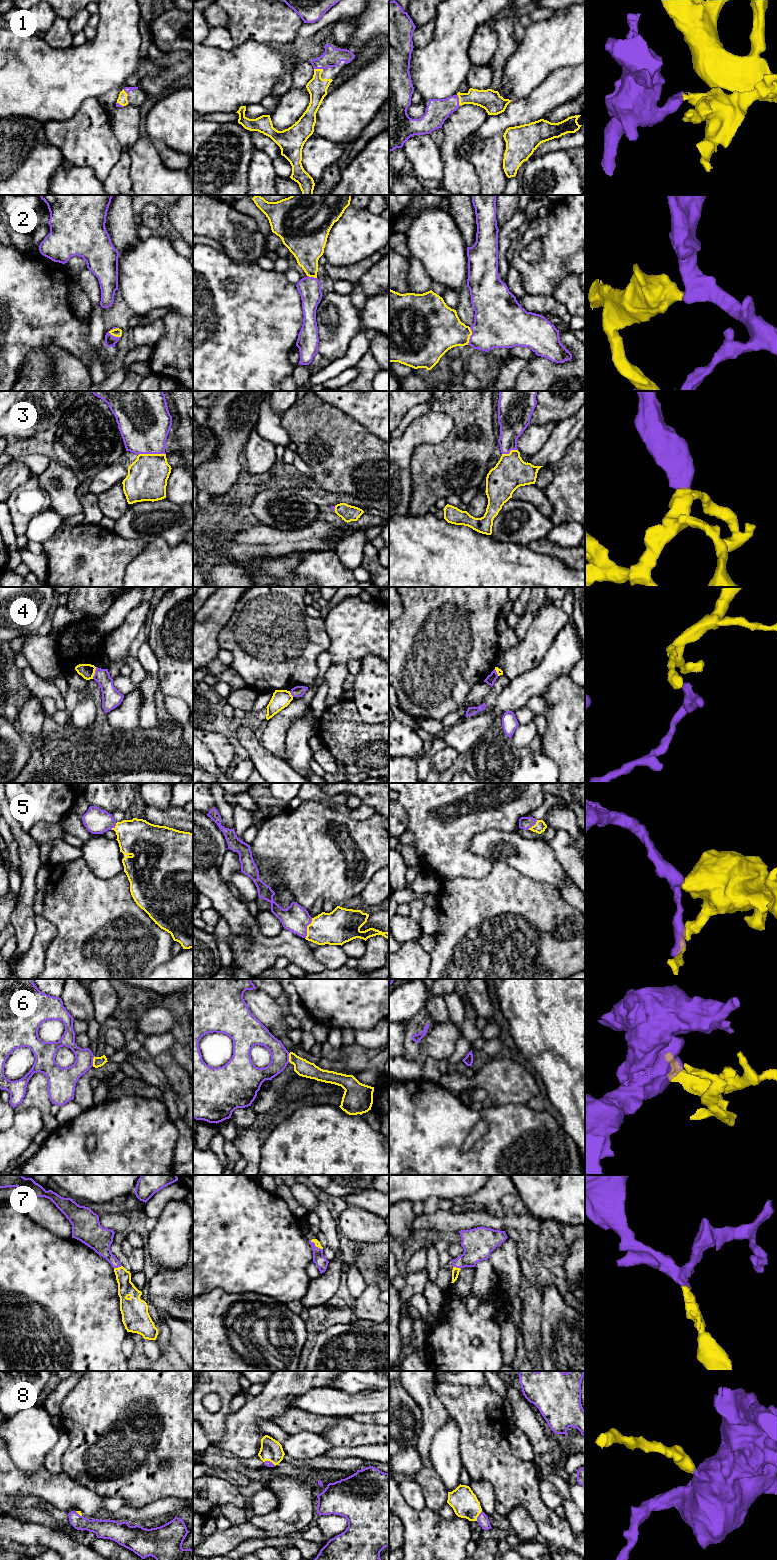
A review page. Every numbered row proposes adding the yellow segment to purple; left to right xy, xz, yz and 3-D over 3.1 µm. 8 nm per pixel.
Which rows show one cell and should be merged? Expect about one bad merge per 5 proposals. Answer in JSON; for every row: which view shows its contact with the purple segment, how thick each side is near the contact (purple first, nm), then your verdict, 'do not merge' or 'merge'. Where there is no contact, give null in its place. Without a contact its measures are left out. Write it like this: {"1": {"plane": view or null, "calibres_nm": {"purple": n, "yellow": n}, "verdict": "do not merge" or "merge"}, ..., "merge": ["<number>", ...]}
{"1": {"plane": "yz", "calibres_nm": {"purple": 190, "yellow": 160}, "verdict": "merge"}, "2": {"plane": "yz", "calibres_nm": {"purple": 400, "yellow": 360}, "verdict": "merge"}, "3": {"plane": "xy", "calibres_nm": {"purple": 420, "yellow": 320}, "verdict": "merge"}, "4": {"plane": "xy", "calibres_nm": {"purple": 160, "yellow": 120}, "verdict": "do not merge"}, "5": {"plane": "xz", "calibres_nm": {"purple": 220, "yellow": 280}, "verdict": "merge"}, "6": {"plane": "xy", "calibres_nm": {"purple": 180, "yellow": 80}, "verdict": "do not merge"}, "7": {"plane": "xy", "calibres_nm": {"purple": 180, "yellow": 130}, "verdict": "merge"}, "8": {"plane": "yz", "calibres_nm": {"purple": 90, "yellow": 220}, "verdict": "merge"}, "merge": ["1", "2", "3", "5", "7", "8"]}

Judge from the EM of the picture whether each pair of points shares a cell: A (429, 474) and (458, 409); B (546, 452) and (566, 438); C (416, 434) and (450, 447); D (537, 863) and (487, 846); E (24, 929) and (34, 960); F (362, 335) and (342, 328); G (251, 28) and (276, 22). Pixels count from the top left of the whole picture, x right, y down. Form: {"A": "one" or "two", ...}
{"A": "one", "B": "one", "C": "two", "D": "one", "E": "two", "F": "two", "G": "one"}

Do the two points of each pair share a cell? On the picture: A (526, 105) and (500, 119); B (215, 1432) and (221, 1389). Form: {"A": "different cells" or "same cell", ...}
{"A": "same cell", "B": "same cell"}

